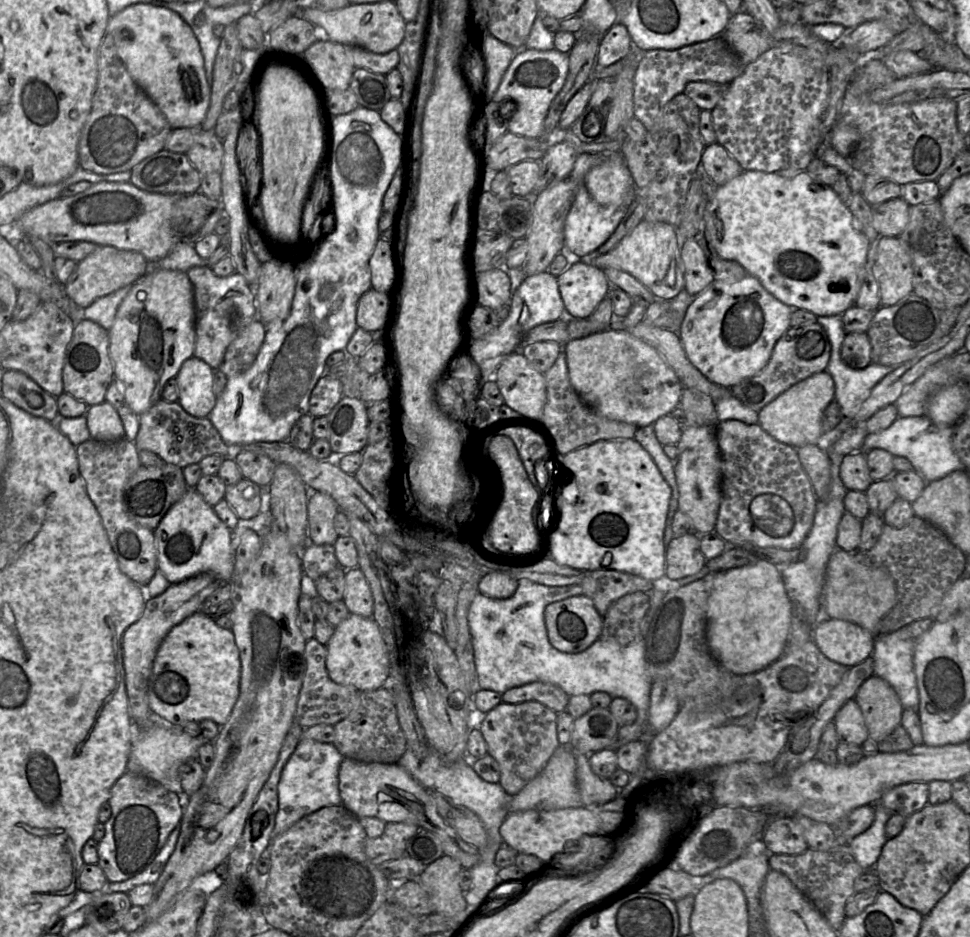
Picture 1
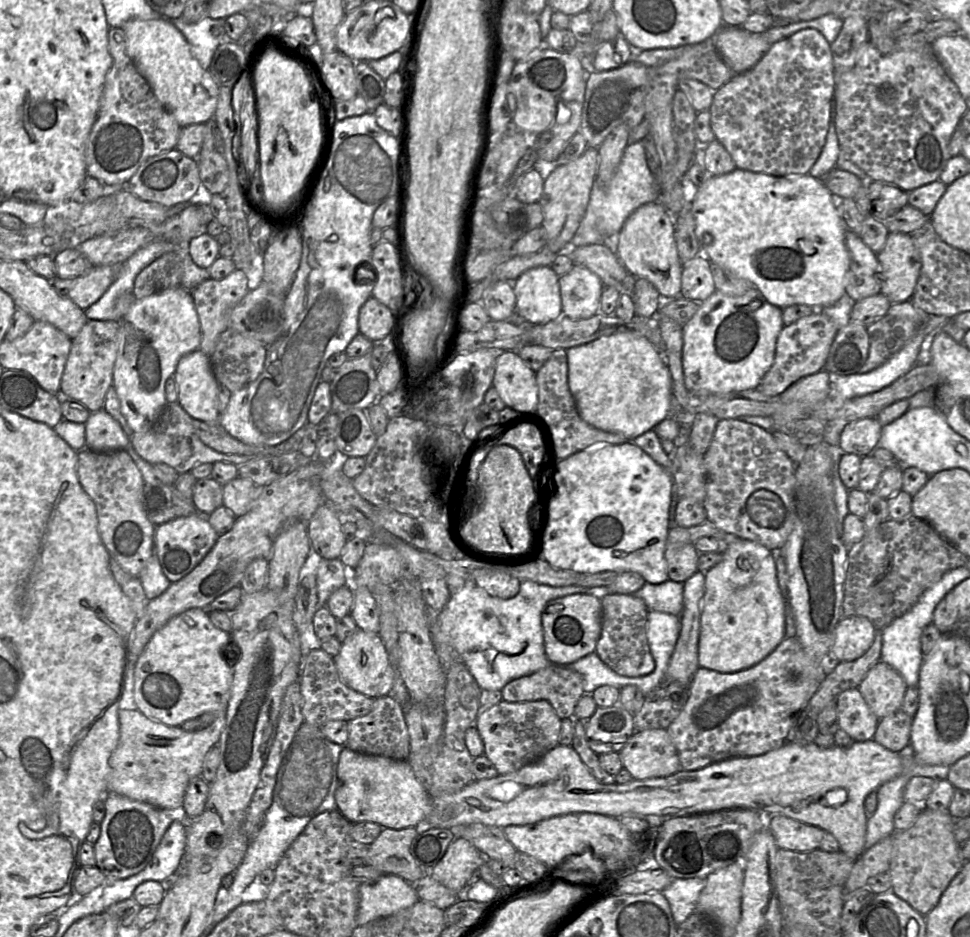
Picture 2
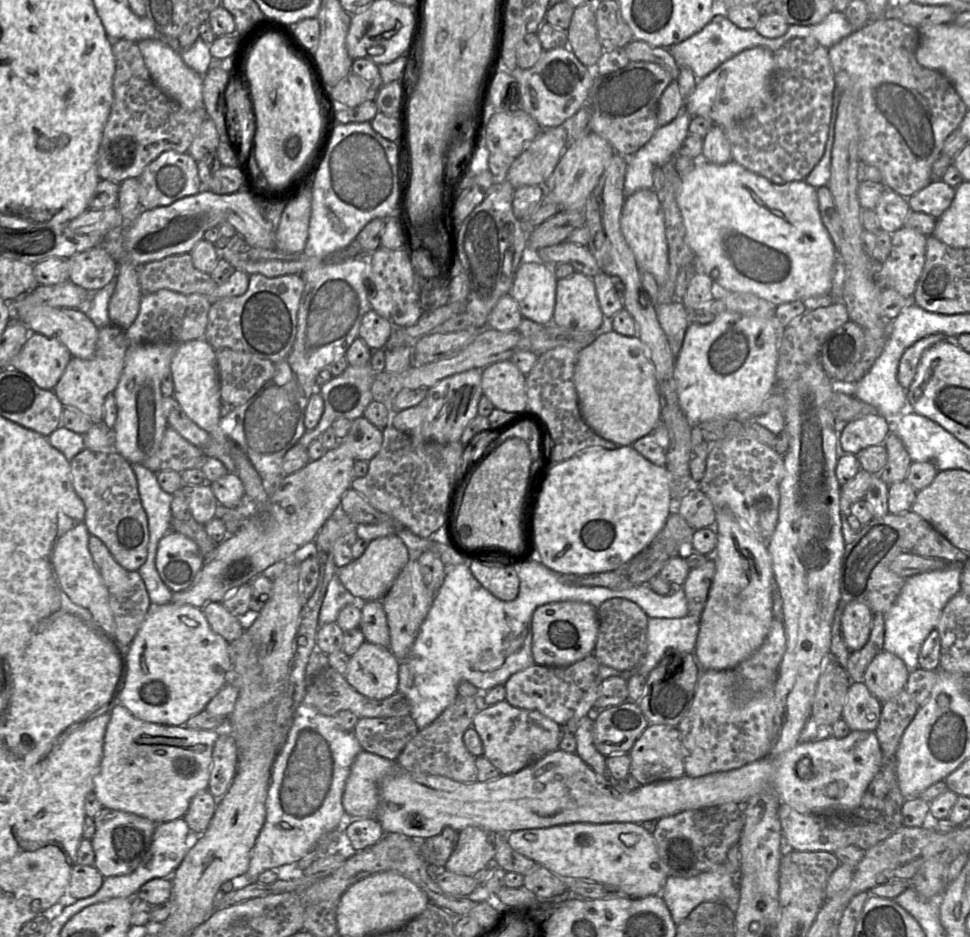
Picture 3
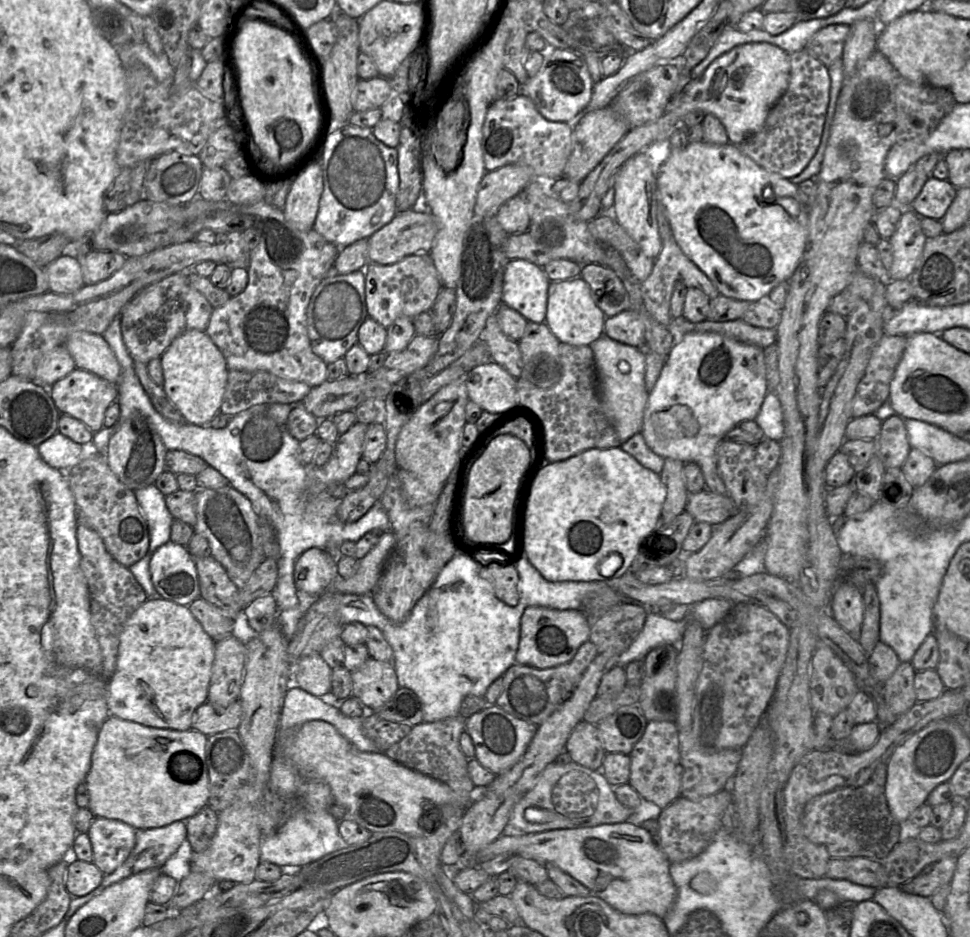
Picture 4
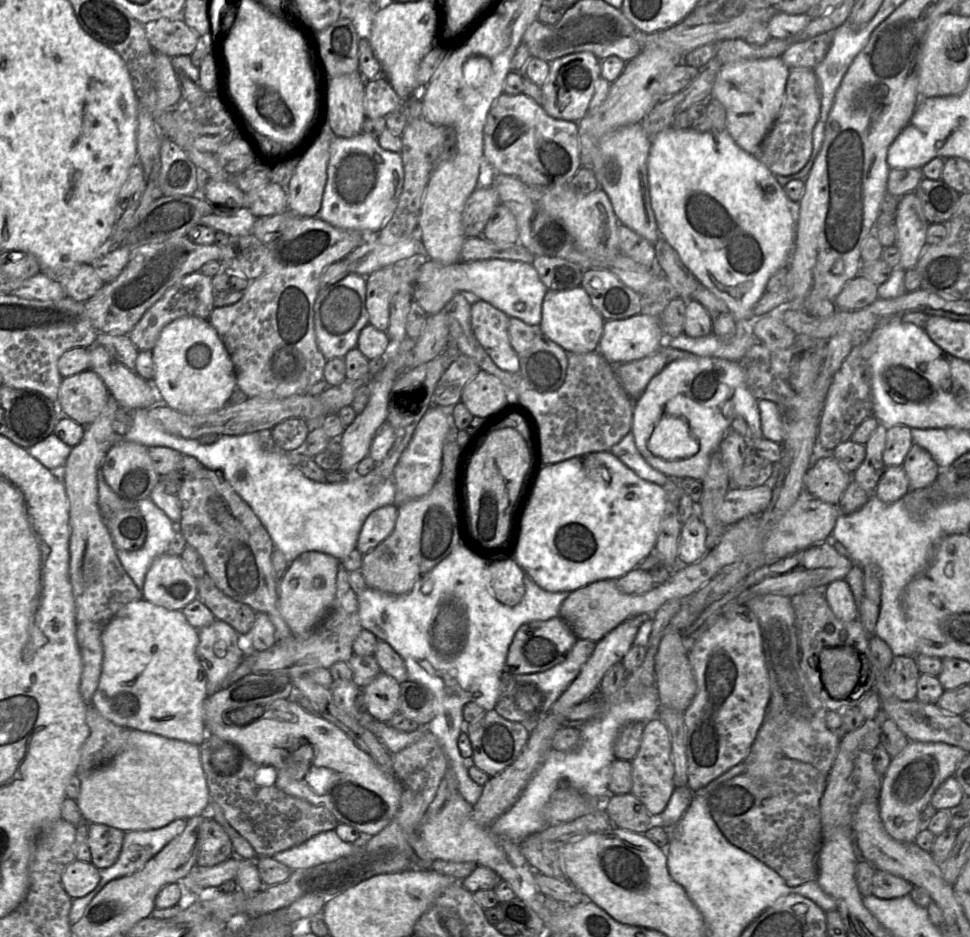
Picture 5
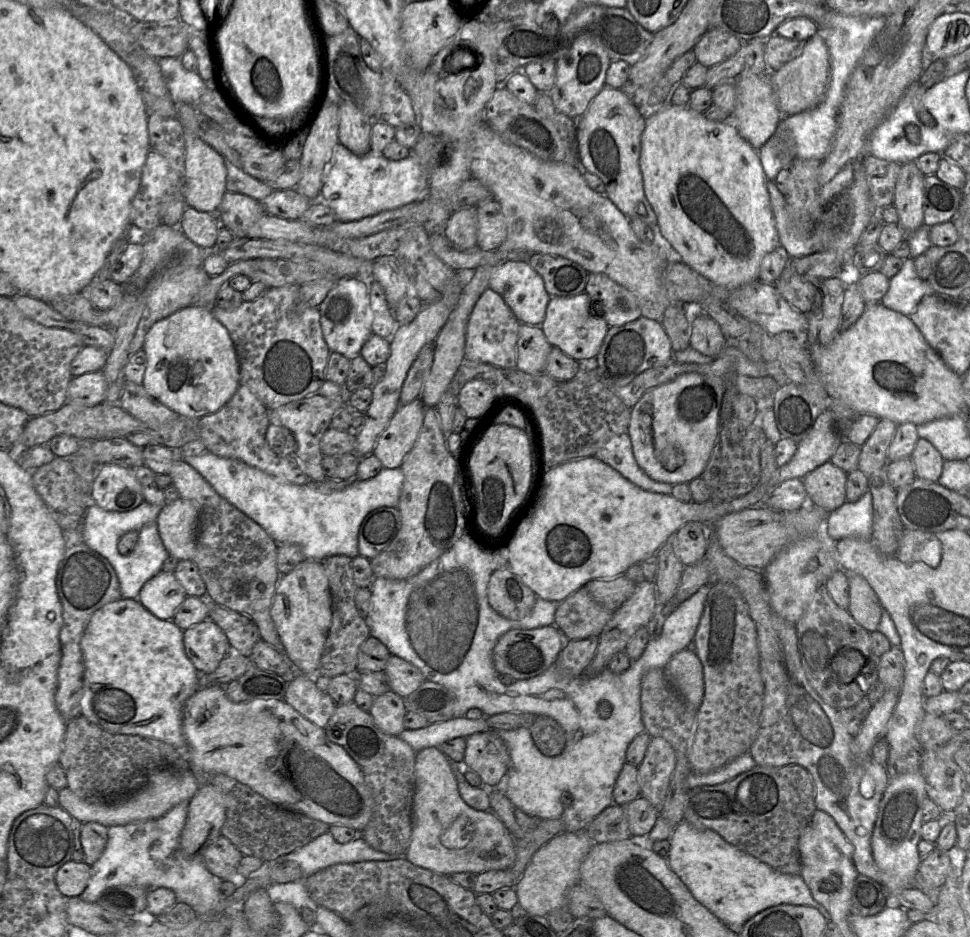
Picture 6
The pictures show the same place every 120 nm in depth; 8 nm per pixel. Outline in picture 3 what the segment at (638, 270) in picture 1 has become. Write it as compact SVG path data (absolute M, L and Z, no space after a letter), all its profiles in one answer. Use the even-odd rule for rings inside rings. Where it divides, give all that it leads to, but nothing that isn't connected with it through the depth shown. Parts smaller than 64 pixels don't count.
M641 189L625 198L620 215L620 228L638 268L652 273L658 286L662 285L668 274L668 243L664 212L653 189Z

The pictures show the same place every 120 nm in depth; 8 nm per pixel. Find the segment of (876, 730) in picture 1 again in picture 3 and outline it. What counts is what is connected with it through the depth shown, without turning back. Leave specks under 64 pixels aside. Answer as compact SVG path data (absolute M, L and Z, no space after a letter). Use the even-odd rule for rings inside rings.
M883 649L868 665L863 683L884 703L906 688L910 672L901 658Z

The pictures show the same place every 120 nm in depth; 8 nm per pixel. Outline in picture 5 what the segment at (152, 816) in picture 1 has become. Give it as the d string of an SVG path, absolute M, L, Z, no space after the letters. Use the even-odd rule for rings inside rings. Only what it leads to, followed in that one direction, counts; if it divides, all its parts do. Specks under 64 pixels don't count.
M89 823L88 845L92 864L99 870L112 866L121 852L125 833L106 824Z

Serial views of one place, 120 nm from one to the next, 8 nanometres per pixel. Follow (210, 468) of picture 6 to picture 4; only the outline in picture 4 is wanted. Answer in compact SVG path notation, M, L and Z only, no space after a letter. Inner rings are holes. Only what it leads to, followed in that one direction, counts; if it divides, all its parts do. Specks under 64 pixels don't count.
M120 315L112 320L102 336L111 347L121 368L117 400L120 406L119 420L135 415L144 417L159 434L168 451L180 450L203 459L227 478L232 487L245 495L253 504L255 512L267 518L275 528L280 555L278 579L271 595L278 606L277 623L283 635L288 640L291 639L305 613L320 597L297 590L294 570L298 558L313 547L336 548L346 540L356 543L370 531L391 530L386 510L378 501L357 521L344 523L337 516L337 508L342 499L332 496L328 491L319 495L308 495L307 467L297 459L300 441L289 433L287 427L292 405L263 403L251 406L232 416L222 429L196 426L188 422L173 422L154 408L135 374L134 360L123 342Z

